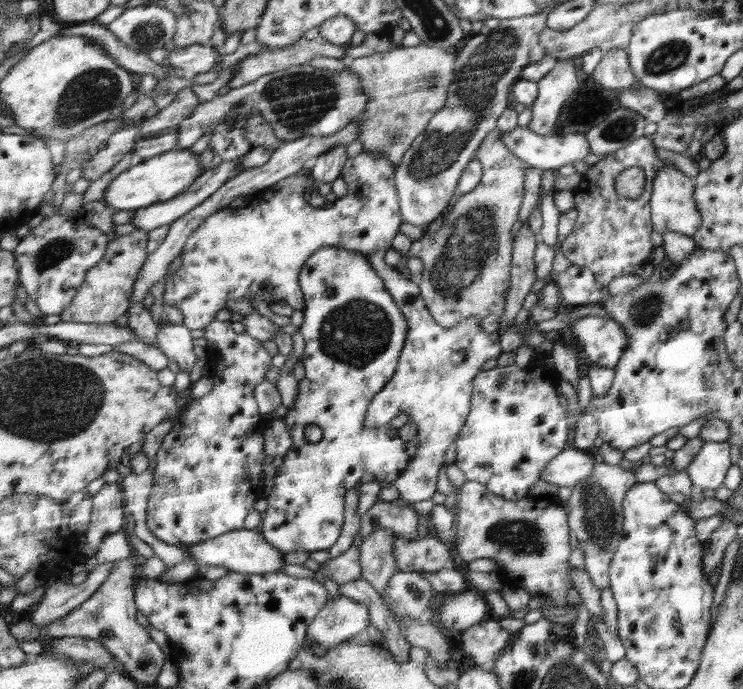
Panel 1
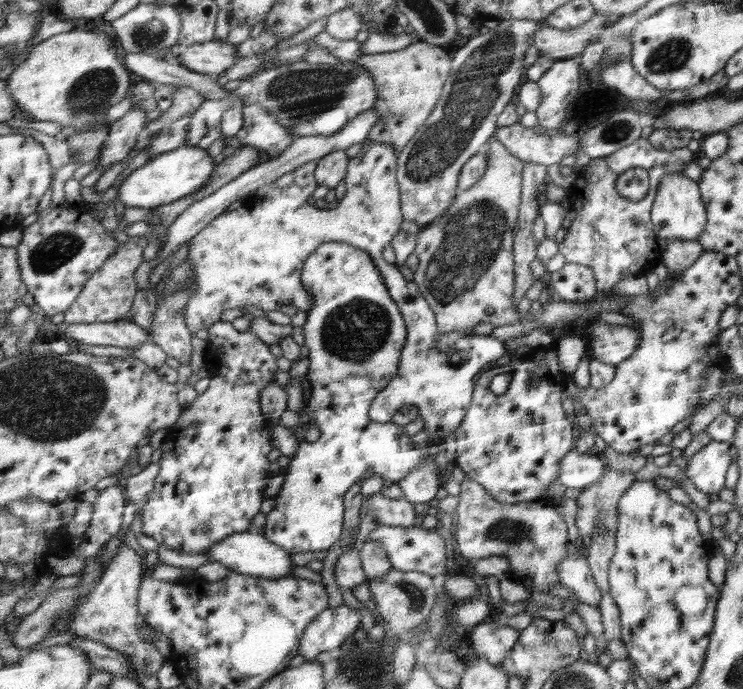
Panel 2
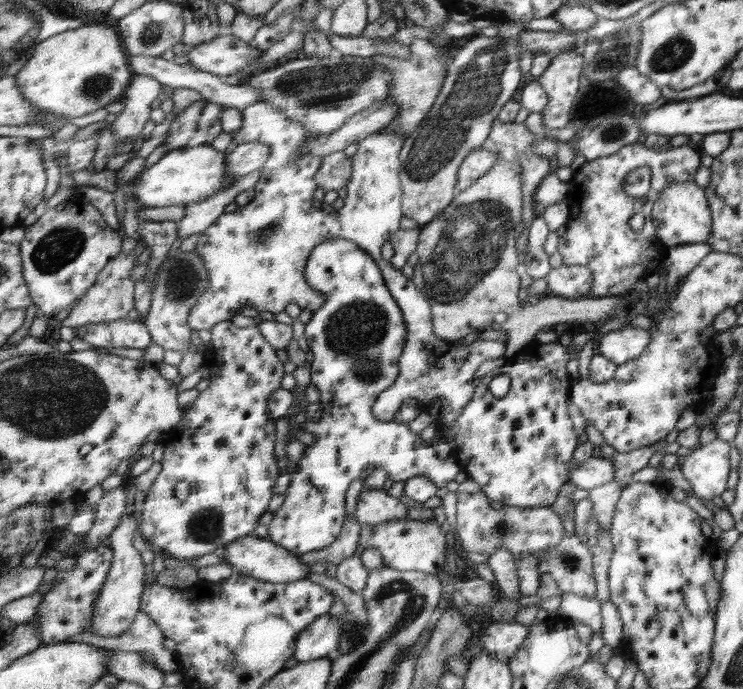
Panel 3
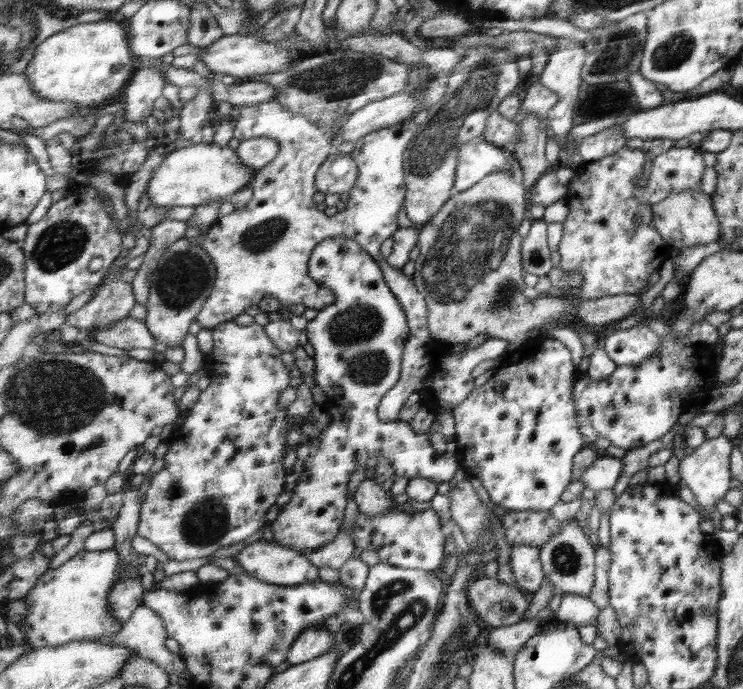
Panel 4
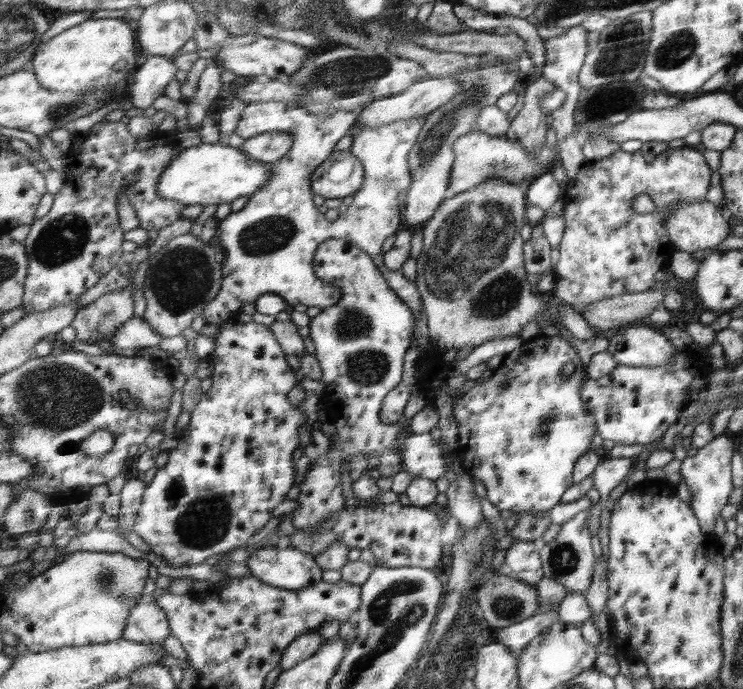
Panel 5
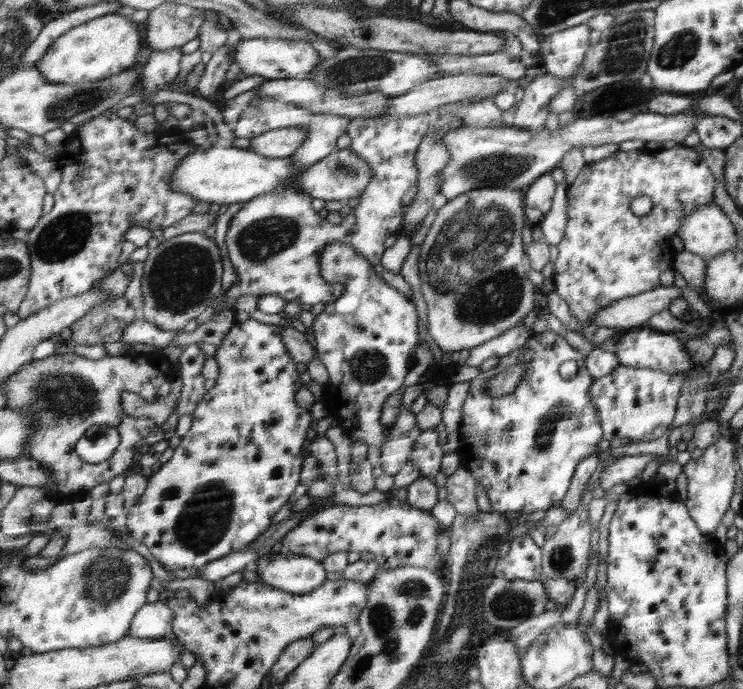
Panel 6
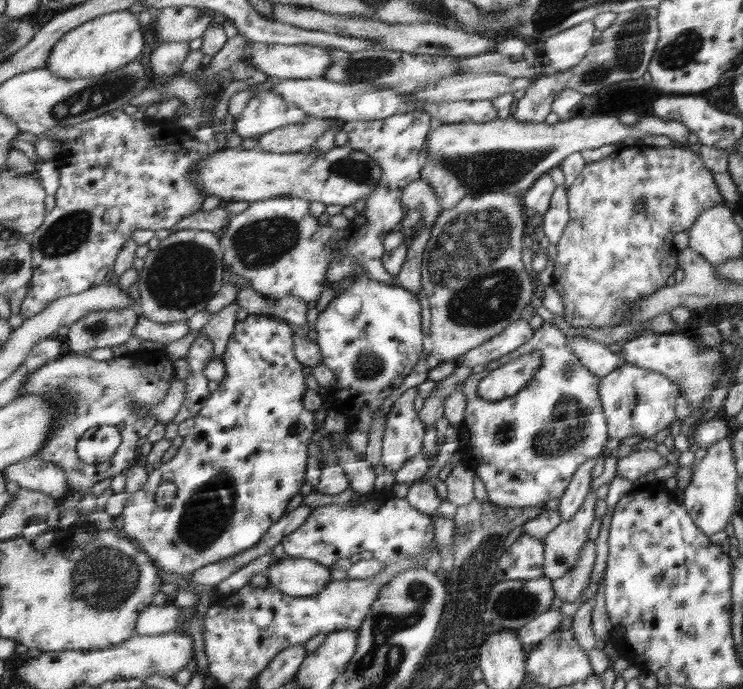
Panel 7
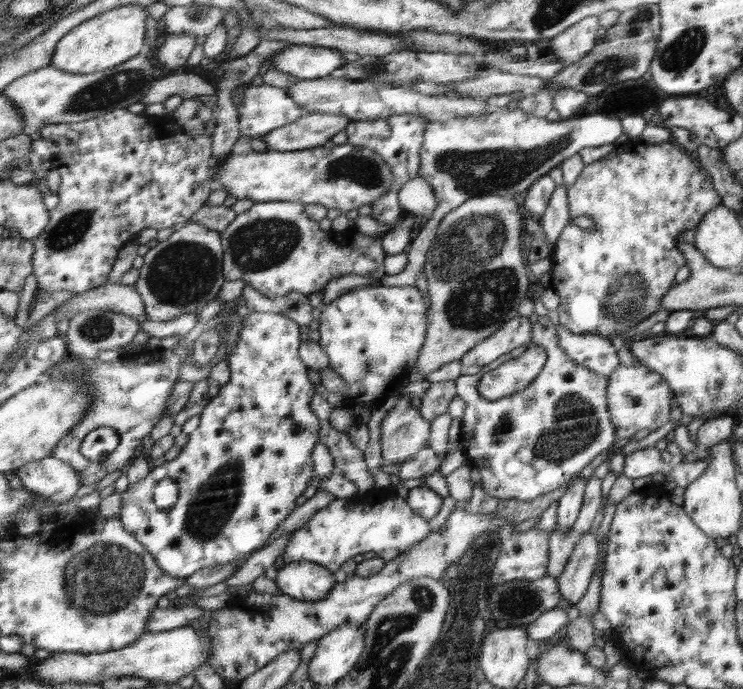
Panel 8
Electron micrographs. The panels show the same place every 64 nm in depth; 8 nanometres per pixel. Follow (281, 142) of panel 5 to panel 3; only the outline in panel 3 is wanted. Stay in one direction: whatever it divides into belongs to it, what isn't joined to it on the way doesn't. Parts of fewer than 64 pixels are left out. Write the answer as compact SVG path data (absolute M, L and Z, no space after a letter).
M258 140L239 142L238 146L227 155L226 173L228 177L238 178L250 174L258 168L263 168L264 163L272 154L272 147Z

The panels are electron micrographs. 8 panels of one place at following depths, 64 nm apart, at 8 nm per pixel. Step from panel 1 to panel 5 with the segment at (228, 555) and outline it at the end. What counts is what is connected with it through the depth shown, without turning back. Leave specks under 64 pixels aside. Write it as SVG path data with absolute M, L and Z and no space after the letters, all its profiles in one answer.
M284 543L263 546L246 562L250 574L286 590L302 590L322 581L323 568L315 558Z

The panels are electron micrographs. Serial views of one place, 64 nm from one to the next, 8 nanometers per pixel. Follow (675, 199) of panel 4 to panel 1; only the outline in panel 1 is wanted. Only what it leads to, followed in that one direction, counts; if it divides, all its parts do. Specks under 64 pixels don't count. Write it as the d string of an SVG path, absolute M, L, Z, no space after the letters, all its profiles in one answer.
M670 166L662 178L658 178L658 190L654 190L654 230L660 234L676 232L690 240L702 225L702 217L694 190L696 182L692 177L678 172Z

